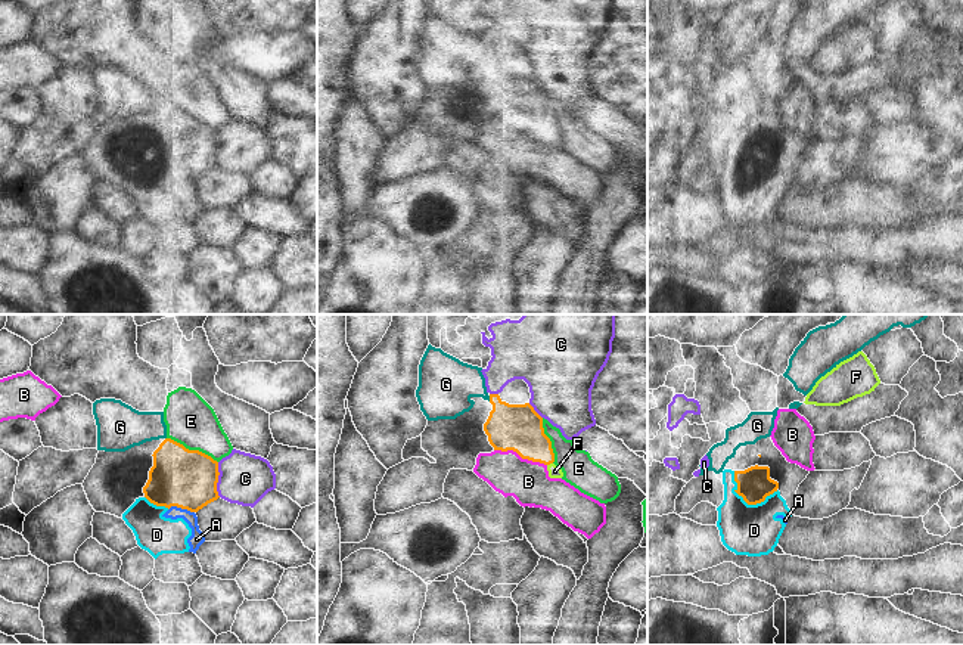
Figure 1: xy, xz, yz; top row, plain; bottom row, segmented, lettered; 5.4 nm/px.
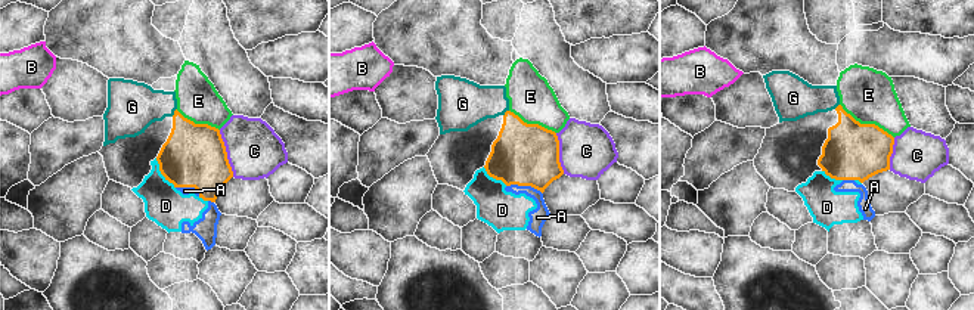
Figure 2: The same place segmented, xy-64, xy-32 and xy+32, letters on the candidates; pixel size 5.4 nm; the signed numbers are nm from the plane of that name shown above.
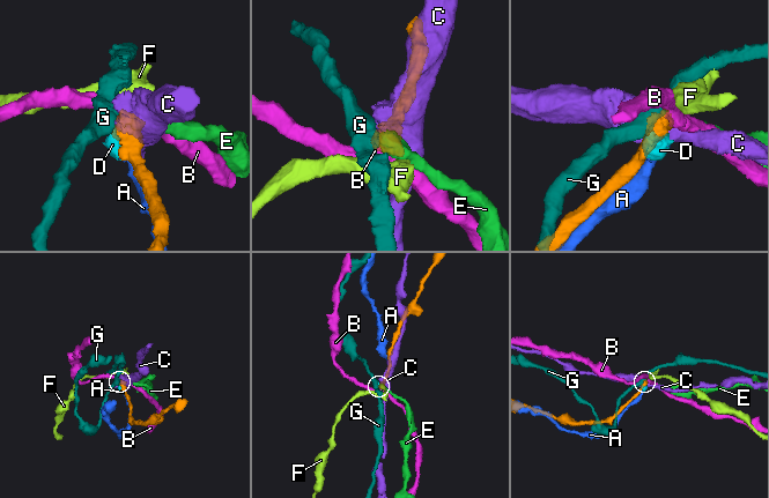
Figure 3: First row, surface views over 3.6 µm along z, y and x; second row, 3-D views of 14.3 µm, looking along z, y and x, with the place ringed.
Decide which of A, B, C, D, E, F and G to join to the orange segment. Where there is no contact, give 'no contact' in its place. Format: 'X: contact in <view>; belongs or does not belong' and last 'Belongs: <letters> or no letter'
A: contact in xy; does not belong
B: contact in xz; does not belong
C: contact in xy; does not belong
D: contact in yz; does not belong
E: contact in xy; does not belong
F: contact in xz; belongs
G: contact in xz; does not belong
Belongs: F

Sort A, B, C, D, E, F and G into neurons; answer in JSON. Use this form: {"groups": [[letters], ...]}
{"groups": [["A", "D"], ["B"], ["C"], ["E"], ["F"], ["G"]]}

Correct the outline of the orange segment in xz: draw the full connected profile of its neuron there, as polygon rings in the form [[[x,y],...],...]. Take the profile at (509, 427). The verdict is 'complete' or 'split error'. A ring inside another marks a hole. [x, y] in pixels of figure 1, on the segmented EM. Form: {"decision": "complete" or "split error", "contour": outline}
{"decision": "split error", "contour": [[[490,394],[493,410],[484,431],[494,450],[513,450],[522,459],[547,466],[550,478],[562,478],[563,472],[554,462],[550,438],[544,434],[543,418],[529,403],[509,404],[498,394]]]}

